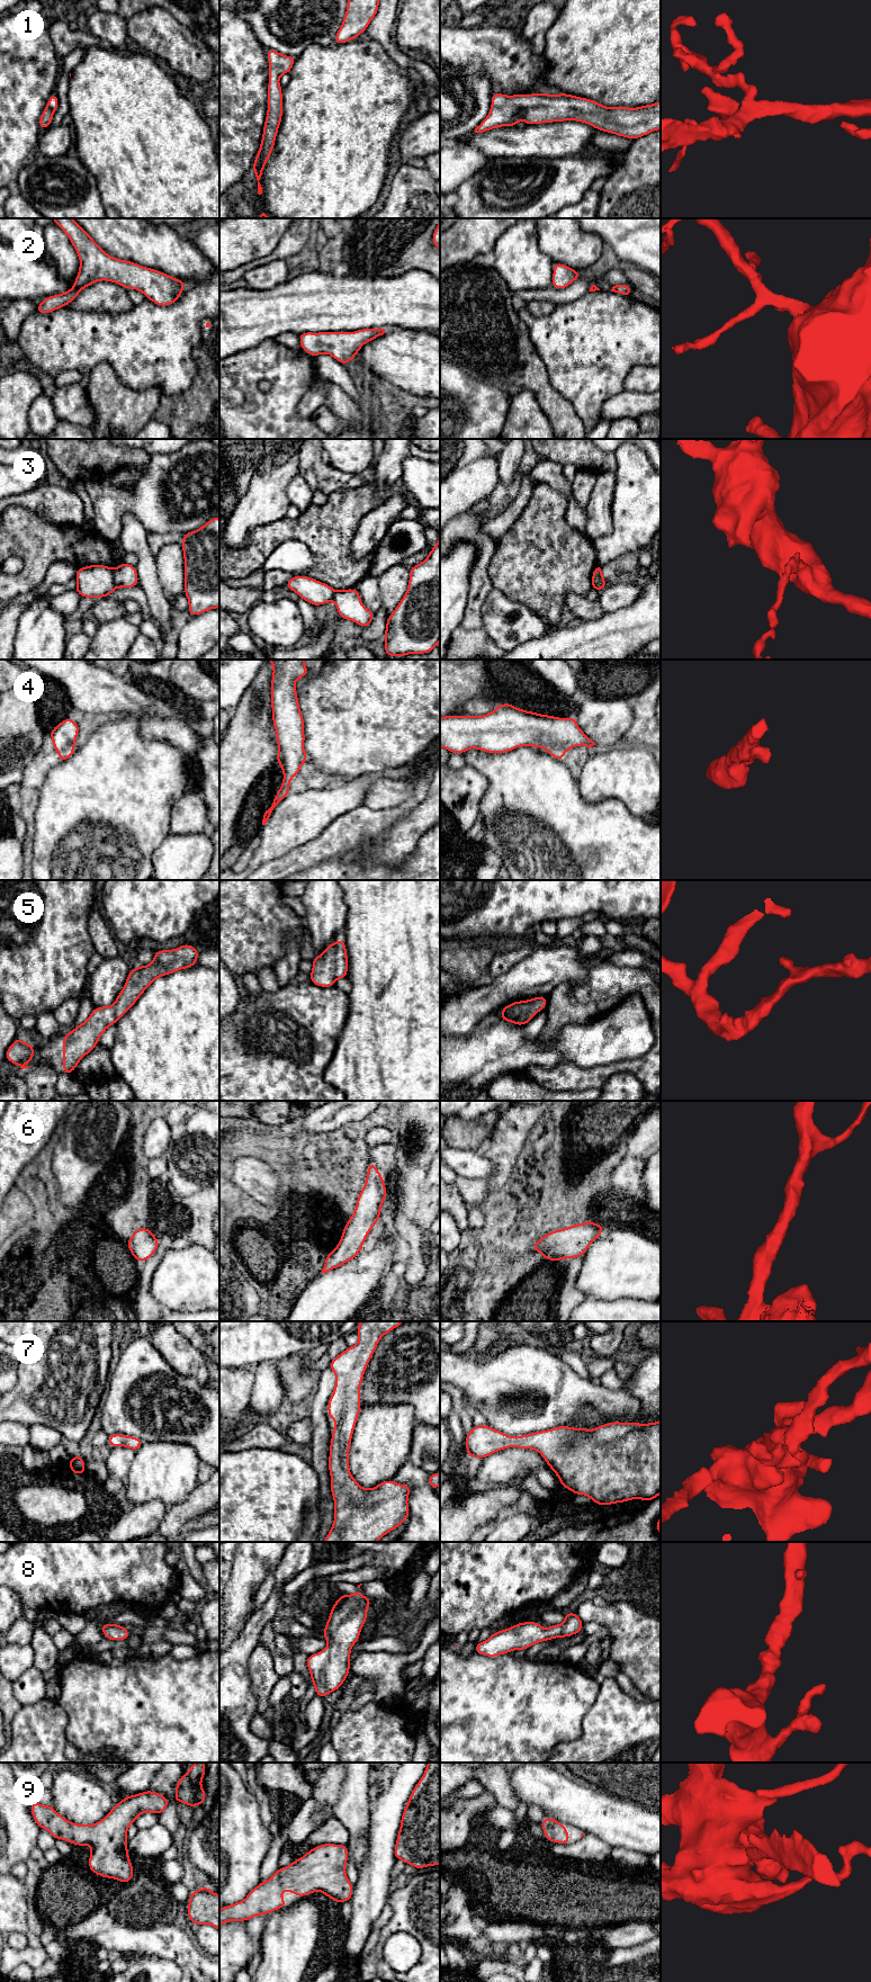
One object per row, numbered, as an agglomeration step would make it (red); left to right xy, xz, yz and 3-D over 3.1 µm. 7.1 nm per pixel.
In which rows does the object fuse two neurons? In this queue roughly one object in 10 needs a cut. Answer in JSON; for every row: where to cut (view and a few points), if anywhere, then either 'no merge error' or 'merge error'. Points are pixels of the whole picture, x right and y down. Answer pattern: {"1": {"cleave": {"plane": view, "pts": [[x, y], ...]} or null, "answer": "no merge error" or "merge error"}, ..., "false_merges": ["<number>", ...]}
{"1": {"cleave": null, "answer": "no merge error"}, "2": {"cleave": null, "answer": "no merge error"}, "3": {"cleave": {"plane": "xy", "pts": [[113, 570], [113, 580], [116, 586]]}, "answer": "merge error"}, "4": {"cleave": null, "answer": "no merge error"}, "5": {"cleave": null, "answer": "no merge error"}, "6": {"cleave": null, "answer": "no merge error"}, "7": {"cleave": null, "answer": "no merge error"}, "8": {"cleave": null, "answer": "no merge error"}, "9": {"cleave": null, "answer": "no merge error"}, "false_merges": ["3"]}

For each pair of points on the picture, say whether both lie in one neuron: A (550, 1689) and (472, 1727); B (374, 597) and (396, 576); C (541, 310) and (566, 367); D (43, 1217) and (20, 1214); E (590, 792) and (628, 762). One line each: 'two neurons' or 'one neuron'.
A: one neuron
B: two neurons
C: two neurons
D: two neurons
E: one neuron

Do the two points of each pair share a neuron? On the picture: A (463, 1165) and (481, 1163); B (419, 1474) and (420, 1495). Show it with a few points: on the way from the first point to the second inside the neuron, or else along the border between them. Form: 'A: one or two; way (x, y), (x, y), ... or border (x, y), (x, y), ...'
A: one; way (467, 1164), (476, 1164)
B: one; way (419, 1479), (420, 1490)

